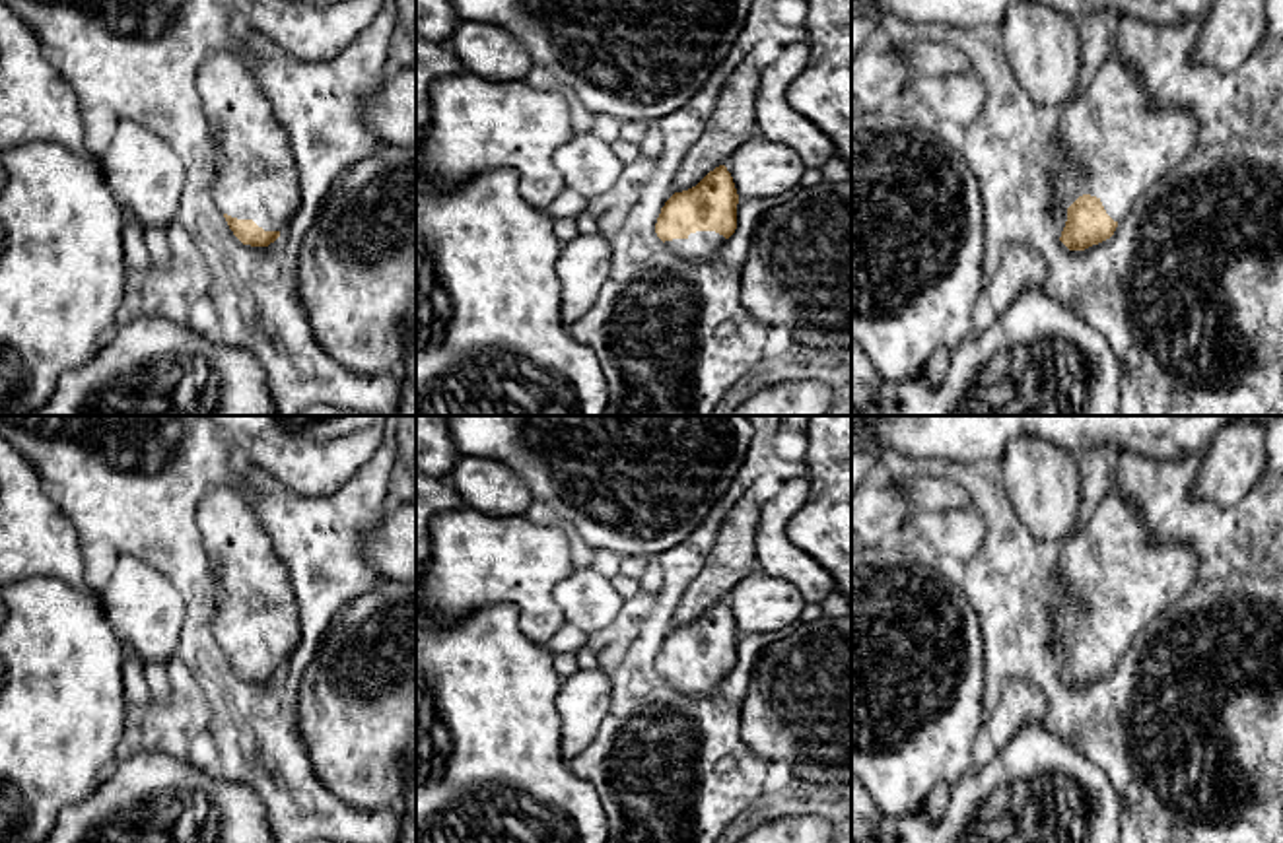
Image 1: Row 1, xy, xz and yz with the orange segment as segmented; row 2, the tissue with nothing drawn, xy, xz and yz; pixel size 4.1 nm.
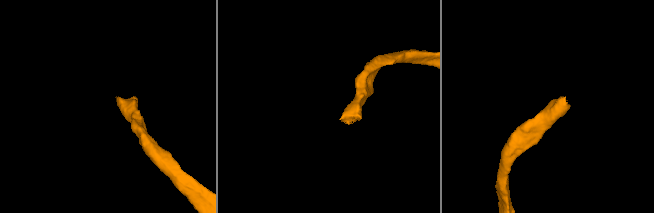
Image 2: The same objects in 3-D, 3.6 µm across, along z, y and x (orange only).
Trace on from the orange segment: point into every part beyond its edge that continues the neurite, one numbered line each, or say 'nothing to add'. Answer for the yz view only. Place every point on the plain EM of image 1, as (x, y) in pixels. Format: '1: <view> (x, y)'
1: yz (1116, 579)

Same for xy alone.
1: xy (255, 614)

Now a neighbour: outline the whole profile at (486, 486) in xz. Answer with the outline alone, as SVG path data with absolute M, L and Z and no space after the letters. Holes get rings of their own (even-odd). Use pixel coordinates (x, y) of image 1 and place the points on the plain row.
M461 456L447 482L463 507L490 517L525 515L535 501L521 476L486 456Z

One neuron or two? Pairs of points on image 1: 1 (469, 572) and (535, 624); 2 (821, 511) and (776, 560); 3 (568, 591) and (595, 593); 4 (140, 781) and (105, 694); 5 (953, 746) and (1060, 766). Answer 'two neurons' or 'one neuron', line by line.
1: one neuron
2: two neurons
3: one neuron
4: two neurons
5: two neurons

